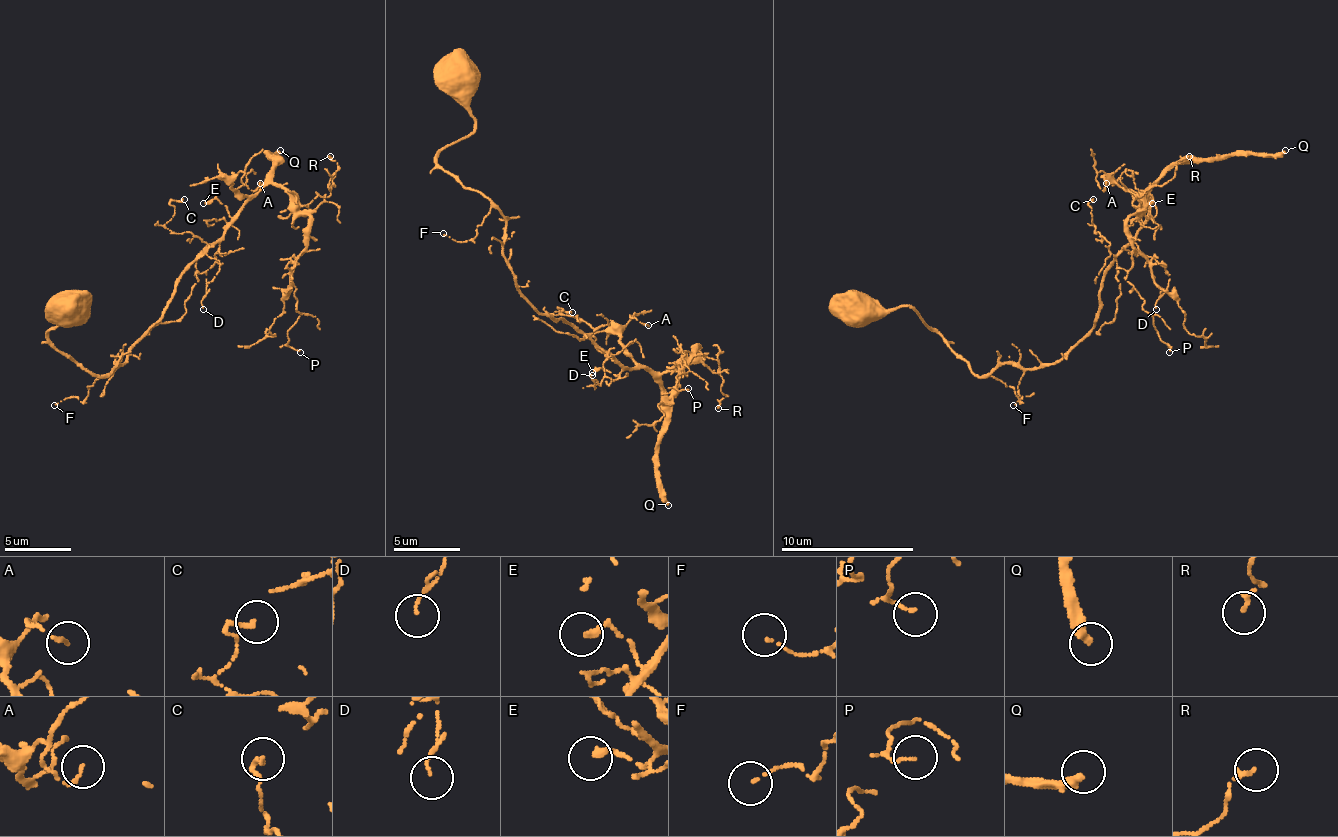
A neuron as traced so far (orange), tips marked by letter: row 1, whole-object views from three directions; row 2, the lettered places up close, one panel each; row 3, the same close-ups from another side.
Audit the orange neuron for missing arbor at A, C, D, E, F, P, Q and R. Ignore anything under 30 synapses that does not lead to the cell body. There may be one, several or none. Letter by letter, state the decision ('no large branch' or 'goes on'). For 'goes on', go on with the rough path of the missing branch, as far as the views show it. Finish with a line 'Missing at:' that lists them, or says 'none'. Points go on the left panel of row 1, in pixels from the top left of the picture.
A: no large branch
C: no large branch
D: no large branch
E: no large branch
F: no large branch
P: no large branch
Q: goes on
R: no large branch
Missing at: Q

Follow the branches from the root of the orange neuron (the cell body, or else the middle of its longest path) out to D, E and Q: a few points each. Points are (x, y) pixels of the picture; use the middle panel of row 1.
D: (459, 77), (453, 83), (472, 130), (436, 160), (502, 216), (516, 289), (605, 355), (595, 388), (592, 375)
E: (459, 77), (472, 130), (436, 160), (502, 216), (516, 289), (622, 369), (592, 372)
Q: (459, 77), (453, 83), (472, 130), (436, 160), (502, 216), (516, 289), (662, 388), (658, 495), (668, 505)

